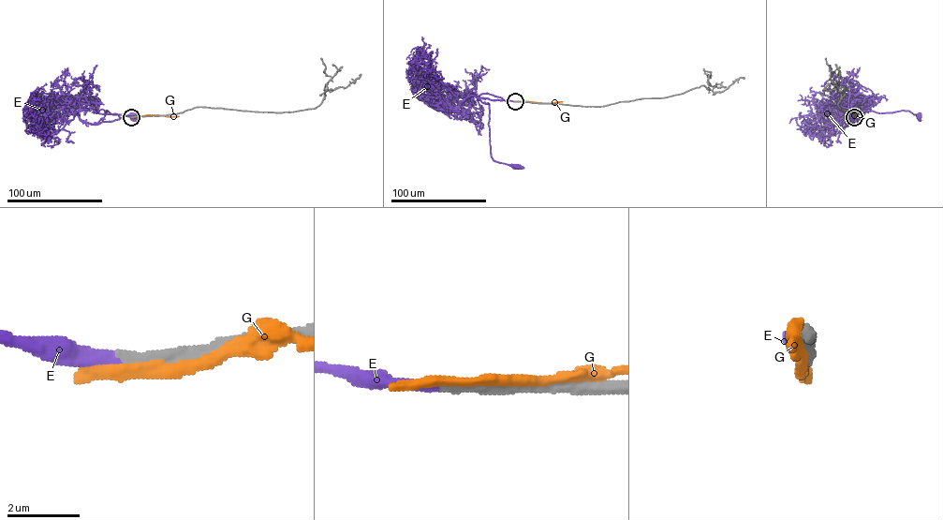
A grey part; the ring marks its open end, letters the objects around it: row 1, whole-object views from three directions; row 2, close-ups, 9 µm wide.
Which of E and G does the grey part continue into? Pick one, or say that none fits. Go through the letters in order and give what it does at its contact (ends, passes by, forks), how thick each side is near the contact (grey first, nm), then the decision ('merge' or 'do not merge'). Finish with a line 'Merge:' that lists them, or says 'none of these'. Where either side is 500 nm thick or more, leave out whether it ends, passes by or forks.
E: it ends; calibres 360 and 320 nm; merge
G: it passes by; calibres 320 and 300 nm; do not merge
Merge: E

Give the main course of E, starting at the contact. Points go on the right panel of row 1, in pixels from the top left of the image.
E: (854, 117), (849, 124), (855, 121), (857, 111), (882, 113), (904, 110), (919, 117)

